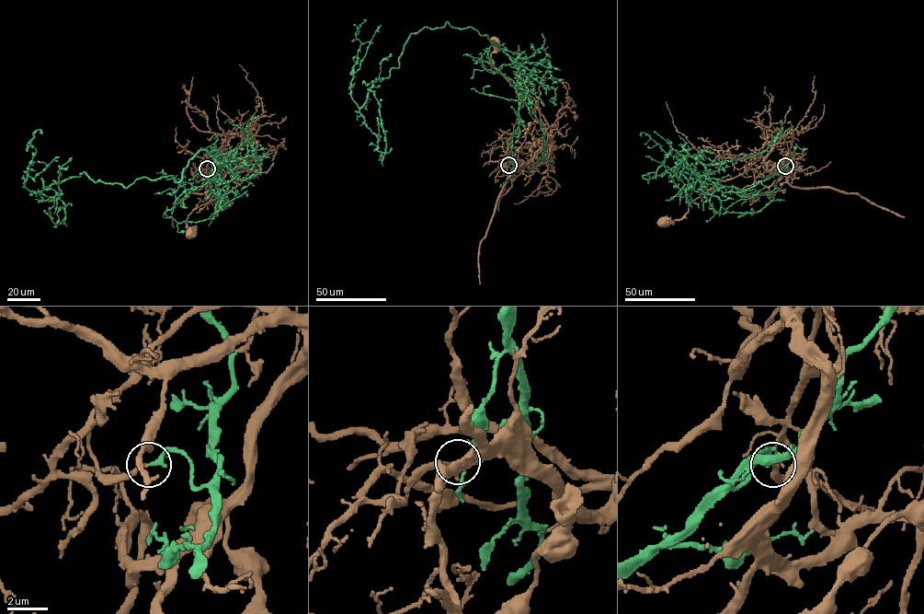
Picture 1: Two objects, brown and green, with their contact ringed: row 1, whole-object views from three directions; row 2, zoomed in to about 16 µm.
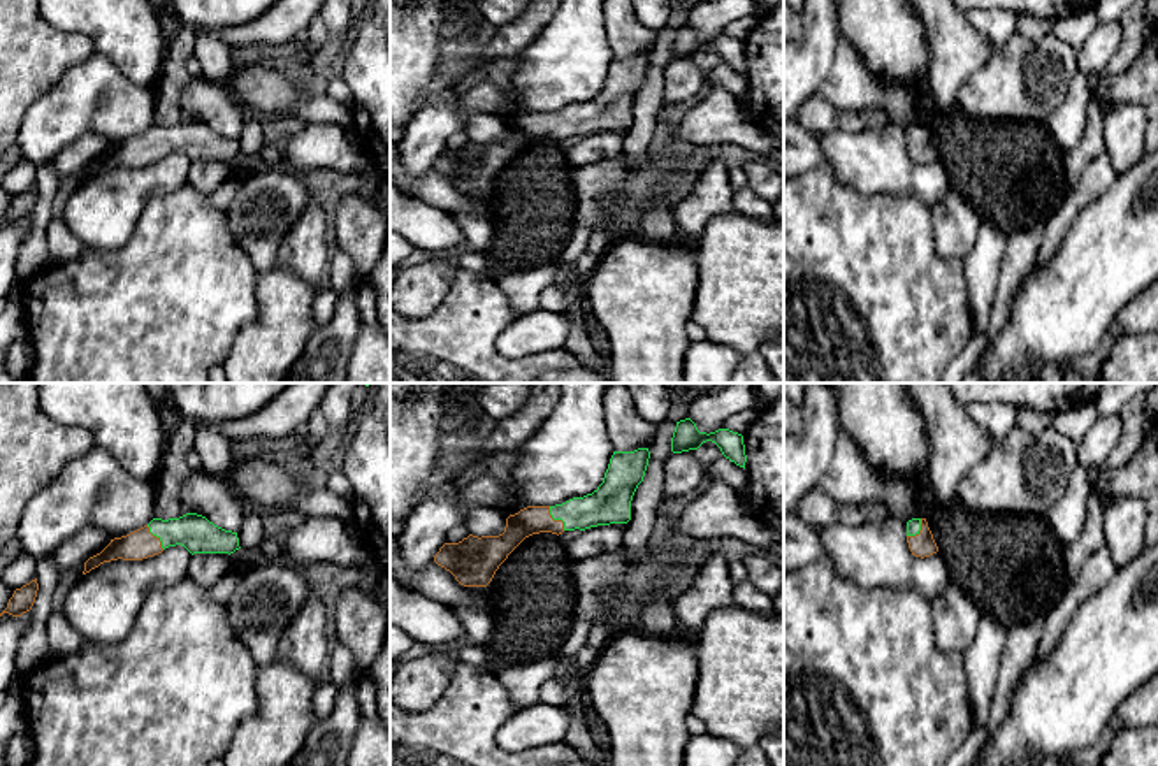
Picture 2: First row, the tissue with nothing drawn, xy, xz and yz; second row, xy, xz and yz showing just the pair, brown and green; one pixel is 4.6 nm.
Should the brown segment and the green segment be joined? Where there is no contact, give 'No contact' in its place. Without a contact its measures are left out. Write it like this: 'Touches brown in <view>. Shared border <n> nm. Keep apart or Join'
Touches brown in xz. Shared border 130 nm. Keep apart

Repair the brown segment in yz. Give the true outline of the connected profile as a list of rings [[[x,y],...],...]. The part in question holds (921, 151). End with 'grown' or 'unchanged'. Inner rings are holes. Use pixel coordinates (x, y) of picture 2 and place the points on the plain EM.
[[[921,125],[921,137],[916,142],[907,142],[908,155],[916,163],[930,163],[938,158],[926,125]]]; unchanged

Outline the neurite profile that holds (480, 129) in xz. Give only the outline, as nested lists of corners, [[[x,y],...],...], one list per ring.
[[[473,114],[466,119],[464,132],[473,142],[499,142],[506,134],[506,121],[494,114]]]

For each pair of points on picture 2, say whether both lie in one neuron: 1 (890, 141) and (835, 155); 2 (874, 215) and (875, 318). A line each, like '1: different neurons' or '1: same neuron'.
1: same neuron
2: same neuron

